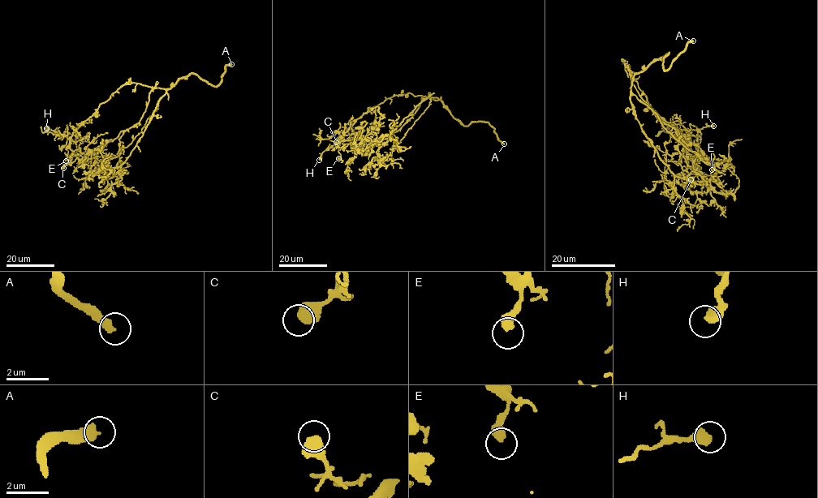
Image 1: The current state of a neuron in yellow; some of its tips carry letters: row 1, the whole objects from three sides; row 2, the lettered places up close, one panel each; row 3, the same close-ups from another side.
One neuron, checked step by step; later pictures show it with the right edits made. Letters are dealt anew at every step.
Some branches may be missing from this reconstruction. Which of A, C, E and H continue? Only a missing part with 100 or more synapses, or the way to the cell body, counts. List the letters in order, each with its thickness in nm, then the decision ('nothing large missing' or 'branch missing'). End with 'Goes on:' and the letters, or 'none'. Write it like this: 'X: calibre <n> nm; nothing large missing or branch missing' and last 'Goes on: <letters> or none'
A: calibre 400 nm; branch missing
C: calibre 650 nm; nothing large missing
E: calibre 380 nm; nothing large missing
H: calibre 420 nm; nothing large missing
Goes on: A

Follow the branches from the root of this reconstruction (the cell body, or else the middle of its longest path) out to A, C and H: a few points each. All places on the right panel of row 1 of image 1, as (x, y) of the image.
A: (630, 83), (636, 74), (669, 53), (663, 62), (663, 69), (666, 70), (686, 45), (693, 40)
C: (630, 83), (634, 73), (631, 83), (640, 97), (678, 130), (688, 165), (698, 172), (690, 179)
H: (630, 83), (635, 74), (626, 66), (651, 107), (683, 138), (695, 135), (703, 127), (713, 126)

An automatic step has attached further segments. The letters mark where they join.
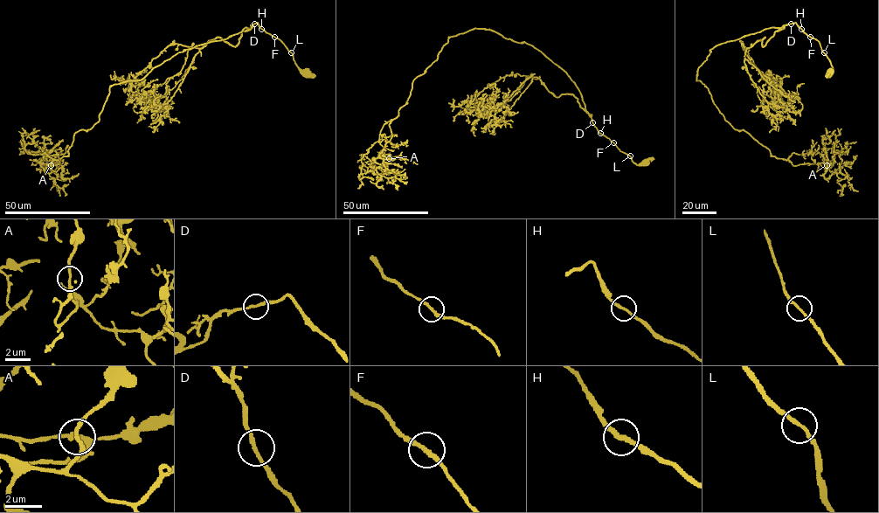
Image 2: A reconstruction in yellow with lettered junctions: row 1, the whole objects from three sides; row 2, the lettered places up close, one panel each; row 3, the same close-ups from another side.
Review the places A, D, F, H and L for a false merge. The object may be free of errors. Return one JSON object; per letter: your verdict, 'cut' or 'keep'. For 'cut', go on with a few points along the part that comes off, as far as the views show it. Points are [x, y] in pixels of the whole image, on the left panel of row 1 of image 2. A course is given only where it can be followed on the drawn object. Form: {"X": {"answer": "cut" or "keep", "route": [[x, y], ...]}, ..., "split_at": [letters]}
{"A": {"answer": "keep"}, "D": {"answer": "keep"}, "F": {"answer": "keep"}, "H": {"answer": "keep"}, "L": {"answer": "keep"}, "split_at": []}

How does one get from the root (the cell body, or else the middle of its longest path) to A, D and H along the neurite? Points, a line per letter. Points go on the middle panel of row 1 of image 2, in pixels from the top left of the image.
A: (645, 162), (598, 131), (575, 83), (543, 52), (482, 29), (451, 36), (413, 80), (378, 156), (389, 158)
D: (645, 162), (640, 164), (634, 162), (629, 155), (601, 134), (592, 122)
H: (645, 162), (637, 164), (600, 134)

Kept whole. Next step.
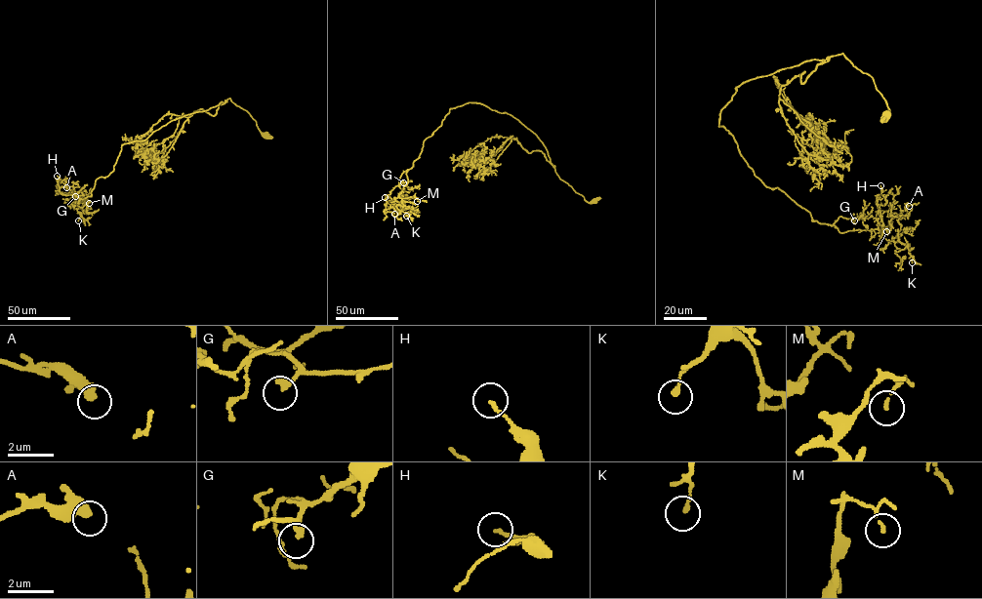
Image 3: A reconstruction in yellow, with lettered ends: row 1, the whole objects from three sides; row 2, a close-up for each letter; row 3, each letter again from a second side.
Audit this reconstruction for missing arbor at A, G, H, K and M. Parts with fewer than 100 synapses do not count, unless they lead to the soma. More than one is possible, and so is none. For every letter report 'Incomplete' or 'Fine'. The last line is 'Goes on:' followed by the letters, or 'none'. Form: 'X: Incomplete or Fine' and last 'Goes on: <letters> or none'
A: Fine
G: Fine
H: Fine
K: Fine
M: Fine
Goes on: none

